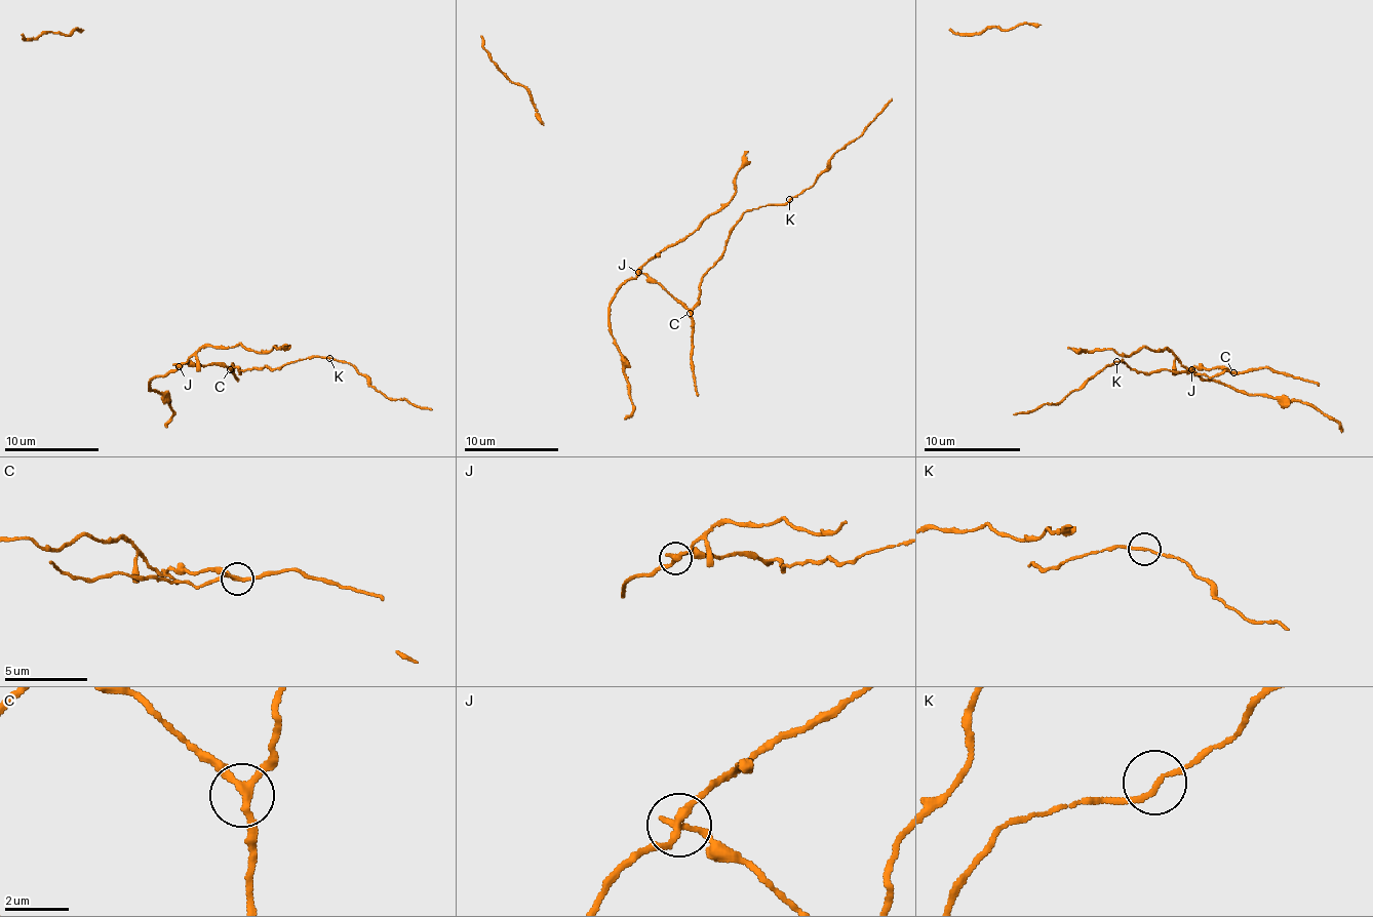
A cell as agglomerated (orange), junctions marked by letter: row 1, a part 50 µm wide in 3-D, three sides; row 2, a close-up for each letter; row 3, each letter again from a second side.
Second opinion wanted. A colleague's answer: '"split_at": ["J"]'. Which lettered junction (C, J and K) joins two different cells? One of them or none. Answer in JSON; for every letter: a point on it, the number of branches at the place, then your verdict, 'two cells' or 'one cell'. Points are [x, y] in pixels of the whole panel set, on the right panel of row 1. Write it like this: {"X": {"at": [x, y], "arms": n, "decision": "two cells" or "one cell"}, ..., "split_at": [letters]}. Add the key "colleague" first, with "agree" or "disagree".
{"colleague": "agree", "C": {"at": [1233, 372], "arms": 3, "decision": "one cell"}, "J": {"at": [1191, 369], "arms": 3, "decision": "two cells"}, "K": {"at": [1116, 361], "arms": 2, "decision": "one cell"}, "split_at": ["J"]}

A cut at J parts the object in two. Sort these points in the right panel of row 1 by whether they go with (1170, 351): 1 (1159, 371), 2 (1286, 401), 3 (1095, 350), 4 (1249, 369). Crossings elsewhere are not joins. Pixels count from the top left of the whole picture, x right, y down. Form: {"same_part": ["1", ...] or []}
{"same_part": ["2", "3"]}

